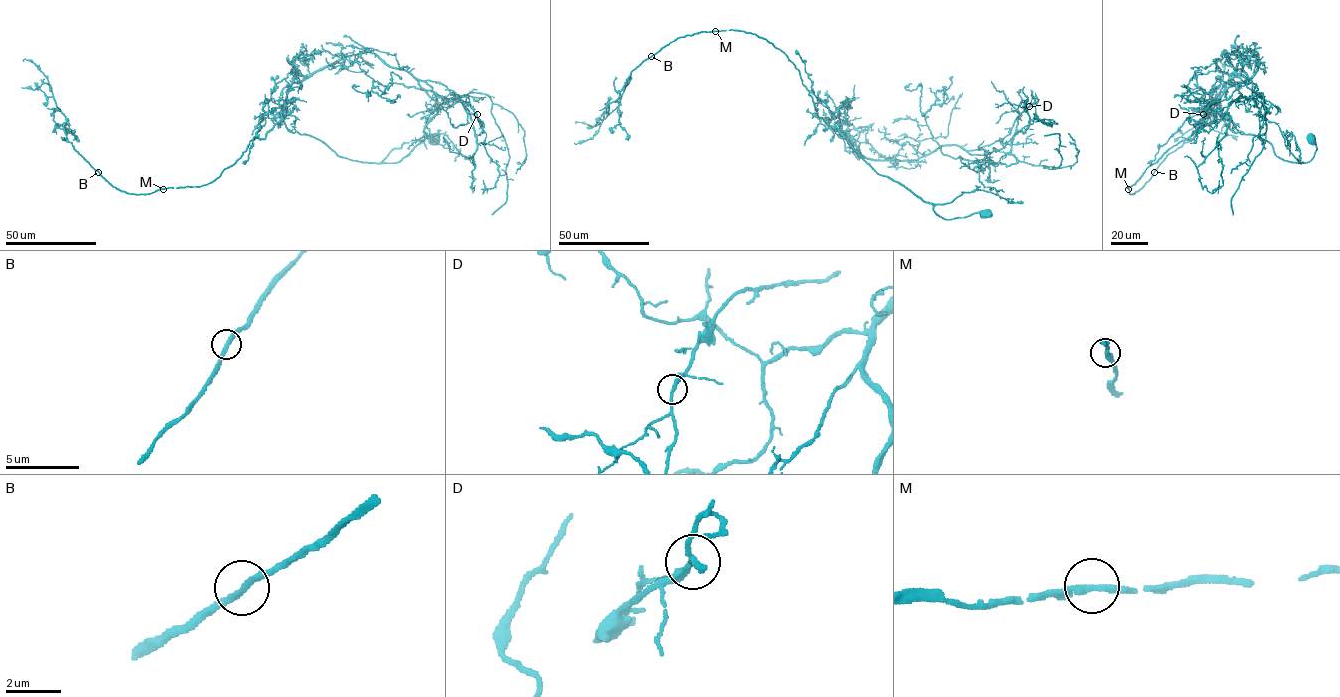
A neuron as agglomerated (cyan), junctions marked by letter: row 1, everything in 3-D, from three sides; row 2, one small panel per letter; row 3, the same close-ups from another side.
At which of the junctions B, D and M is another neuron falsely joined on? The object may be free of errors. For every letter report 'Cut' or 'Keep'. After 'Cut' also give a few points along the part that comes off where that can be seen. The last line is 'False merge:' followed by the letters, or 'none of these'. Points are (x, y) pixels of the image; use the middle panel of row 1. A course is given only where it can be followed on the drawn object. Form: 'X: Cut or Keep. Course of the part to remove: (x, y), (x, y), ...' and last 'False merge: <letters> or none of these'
B: Keep
D: Cut. Course of the part to remove: (1029, 106), (1033, 122), (1013, 136), (1007, 166), (941, 152), (924, 114), (938, 90), (954, 99)
M: Keep
False merge: D

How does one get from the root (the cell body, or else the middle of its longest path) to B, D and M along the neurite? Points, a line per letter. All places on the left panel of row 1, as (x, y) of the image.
B: (435, 138), (381, 163), (352, 160), (290, 132), (286, 99), (267, 136), (208, 184), (133, 194), (98, 172)
D: (435, 138), (381, 163), (352, 160), (290, 132), (283, 103), (293, 83), (372, 52), (477, 114)
M: (435, 138), (405, 142), (381, 163), (352, 160), (290, 132), (286, 99), (267, 136), (213, 181), (162, 189)

